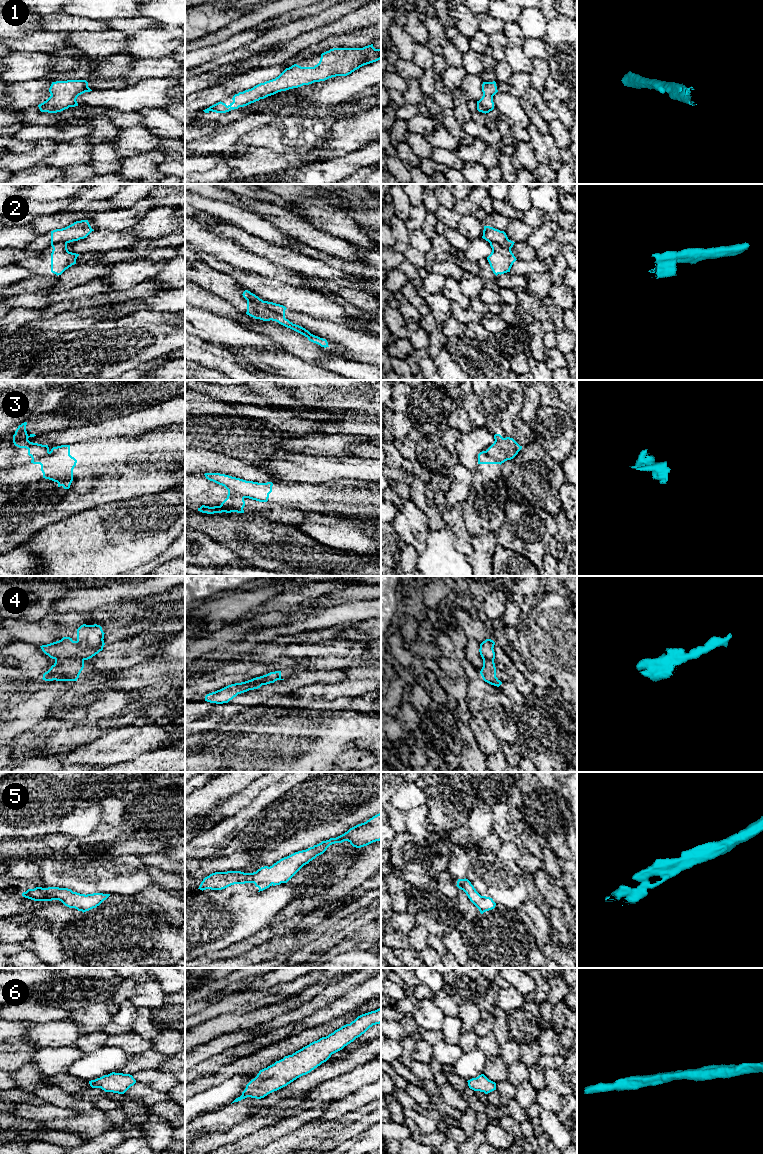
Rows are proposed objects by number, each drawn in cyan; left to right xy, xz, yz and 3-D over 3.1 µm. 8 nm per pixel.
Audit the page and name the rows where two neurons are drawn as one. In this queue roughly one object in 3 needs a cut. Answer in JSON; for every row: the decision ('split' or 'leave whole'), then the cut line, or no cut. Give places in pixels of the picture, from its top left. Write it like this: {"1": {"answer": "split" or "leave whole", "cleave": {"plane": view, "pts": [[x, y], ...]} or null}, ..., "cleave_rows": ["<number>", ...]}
{"1": {"answer": "leave whole", "cleave": null}, "2": {"answer": "split", "cleave": {"plane": "xz", "pts": [[247, 299], [262, 303], [269, 309], [284, 316]]}}, "3": {"answer": "split", "cleave": {"plane": "xy", "pts": [[49, 452], [32, 459]]}}, "4": {"answer": "split", "cleave": {"plane": "xy", "pts": [[84, 659], [69, 657], [57, 658], [55, 660]]}}, "5": {"answer": "leave whole", "cleave": null}, "6": {"answer": "leave whole", "cleave": null}, "cleave_rows": ["2", "3", "4"]}

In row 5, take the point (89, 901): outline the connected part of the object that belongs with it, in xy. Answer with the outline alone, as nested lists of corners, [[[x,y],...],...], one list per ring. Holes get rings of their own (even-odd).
[[[36,887],[28,889],[22,893],[22,896],[34,901],[52,901],[59,900],[69,908],[75,908],[83,913],[99,906],[106,900],[110,894],[93,893],[93,894],[80,894],[73,892],[68,888],[59,887]]]

